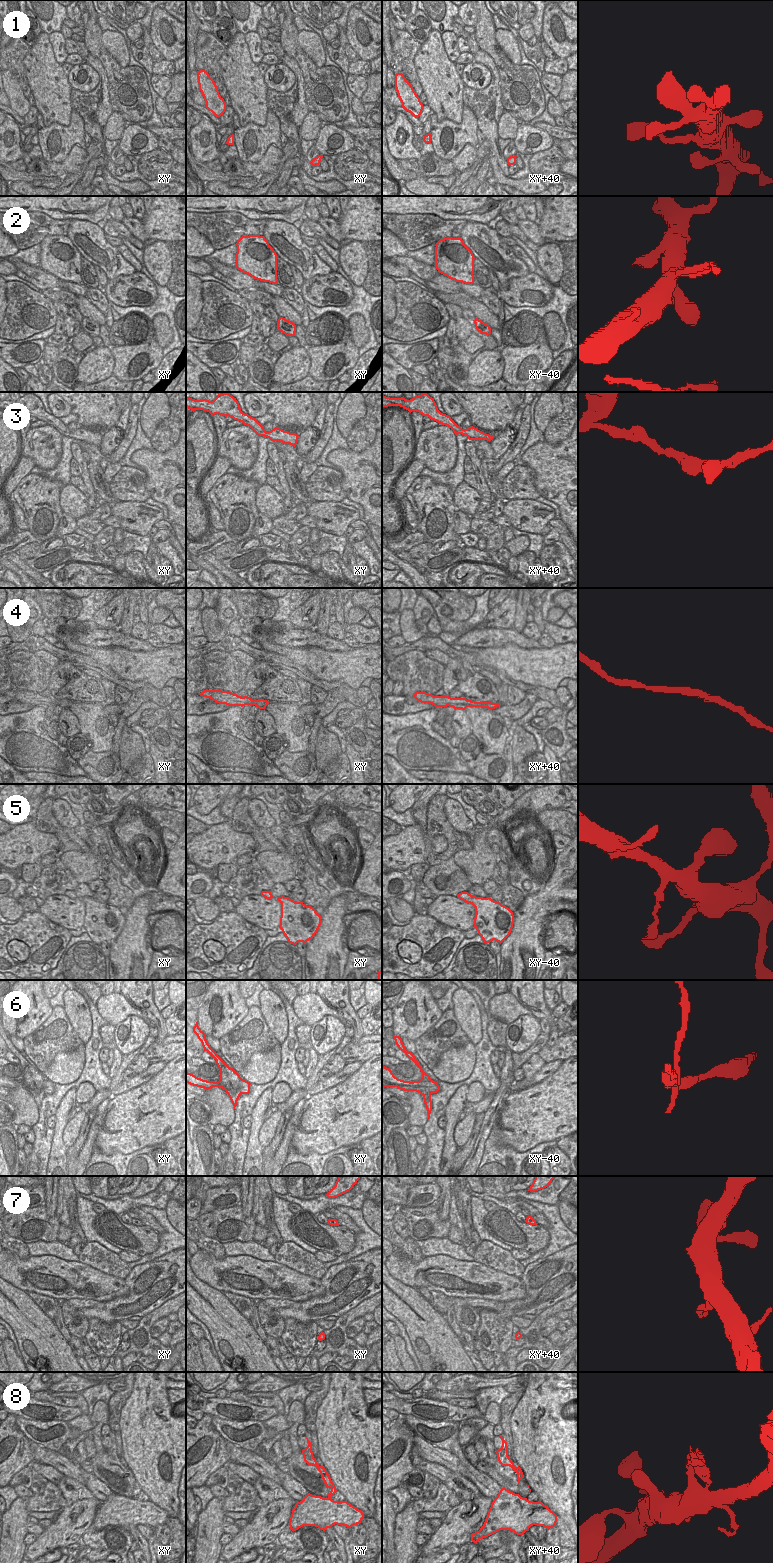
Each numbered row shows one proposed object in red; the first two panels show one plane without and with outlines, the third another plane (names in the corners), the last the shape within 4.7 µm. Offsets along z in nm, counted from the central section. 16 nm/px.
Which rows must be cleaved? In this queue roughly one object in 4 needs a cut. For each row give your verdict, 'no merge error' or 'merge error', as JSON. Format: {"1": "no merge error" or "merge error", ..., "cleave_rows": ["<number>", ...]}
{"1": "no merge error", "2": "no merge error", "3": "no merge error", "4": "no merge error", "5": "no merge error", "6": "merge error", "7": "no merge error", "8": "no merge error", "cleave_rows": ["6"]}

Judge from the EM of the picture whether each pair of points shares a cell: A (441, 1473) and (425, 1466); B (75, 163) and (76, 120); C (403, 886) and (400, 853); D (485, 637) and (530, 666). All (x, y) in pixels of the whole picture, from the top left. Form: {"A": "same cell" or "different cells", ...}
{"A": "same cell", "B": "different cells", "C": "different cells", "D": "different cells"}

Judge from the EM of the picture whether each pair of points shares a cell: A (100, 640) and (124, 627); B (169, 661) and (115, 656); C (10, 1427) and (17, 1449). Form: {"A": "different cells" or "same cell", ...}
{"A": "different cells", "B": "same cell", "C": "same cell"}

